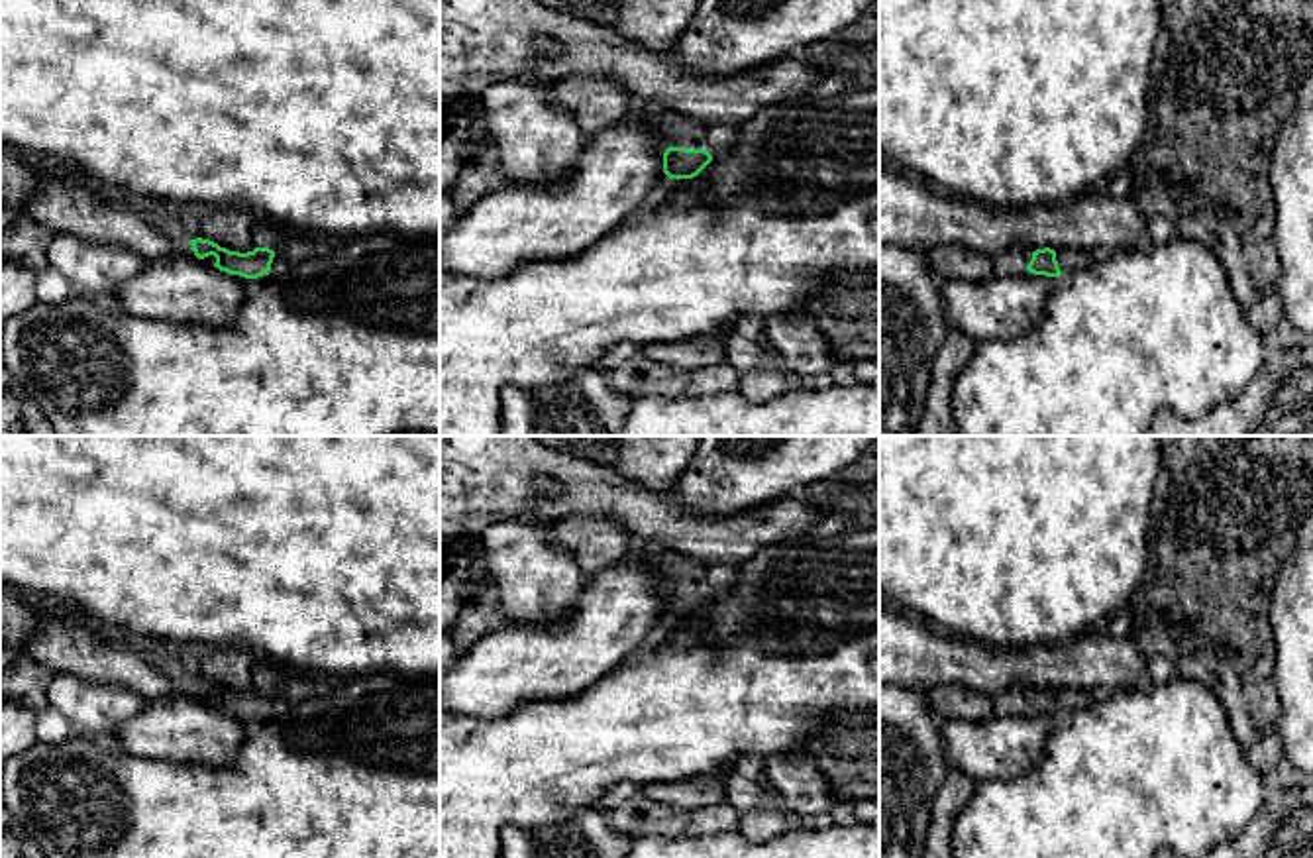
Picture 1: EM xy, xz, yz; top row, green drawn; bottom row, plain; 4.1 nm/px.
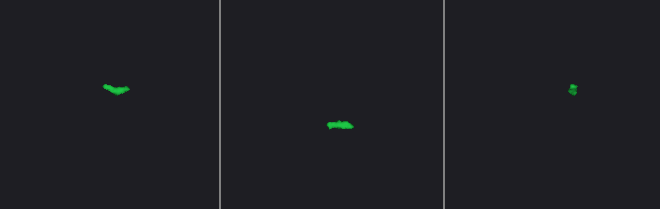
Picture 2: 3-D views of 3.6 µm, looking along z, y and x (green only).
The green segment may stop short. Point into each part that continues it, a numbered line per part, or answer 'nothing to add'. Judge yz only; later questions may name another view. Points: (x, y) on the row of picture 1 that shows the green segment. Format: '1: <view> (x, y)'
1: yz (1070, 260)
2: yz (1007, 262)

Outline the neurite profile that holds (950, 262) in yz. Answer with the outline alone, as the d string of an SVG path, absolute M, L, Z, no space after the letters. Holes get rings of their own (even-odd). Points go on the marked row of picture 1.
M940 243L932 247L926 261L938 281L979 283L993 277L991 257L962 243Z

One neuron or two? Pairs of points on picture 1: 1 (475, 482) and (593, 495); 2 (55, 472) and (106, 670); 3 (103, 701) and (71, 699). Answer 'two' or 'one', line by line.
1: one
2: two
3: one

